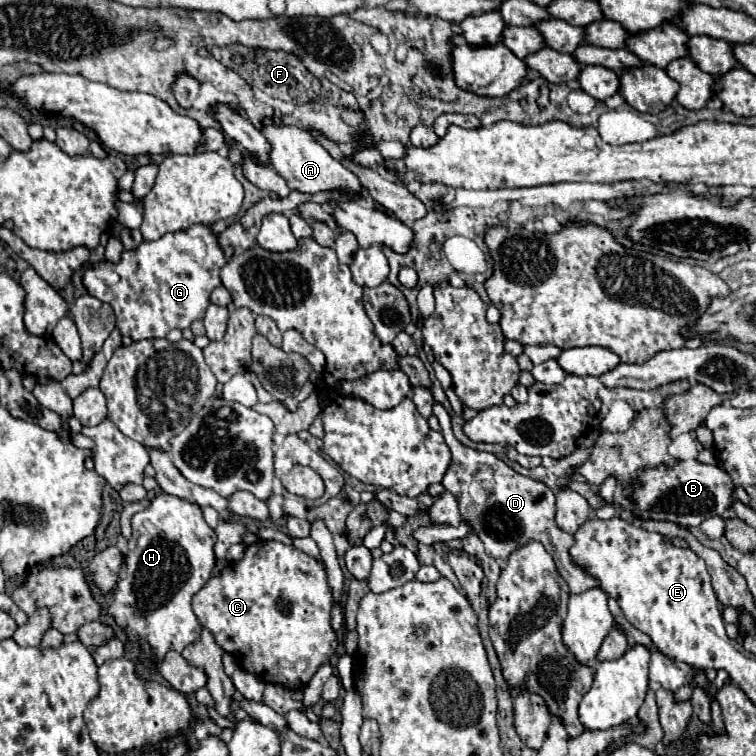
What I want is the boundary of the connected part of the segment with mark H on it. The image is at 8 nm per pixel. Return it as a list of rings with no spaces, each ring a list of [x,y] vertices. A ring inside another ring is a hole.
[[[168,493],[156,495],[150,501],[148,509],[138,511],[132,517],[132,537],[128,541],[128,551],[122,557],[124,575],[118,579],[116,589],[110,593],[112,601],[108,605],[108,615],[126,633],[128,643],[140,643],[150,649],[150,653],[142,659],[142,663],[148,669],[160,665],[168,649],[176,649],[180,653],[186,645],[190,645],[192,641],[196,641],[196,637],[200,637],[202,627],[190,605],[192,605],[194,593],[200,591],[206,585],[206,581],[212,577],[212,567],[216,561],[214,541],[216,541],[216,535],[204,521],[200,505],[192,505],[190,501],[172,497]]]

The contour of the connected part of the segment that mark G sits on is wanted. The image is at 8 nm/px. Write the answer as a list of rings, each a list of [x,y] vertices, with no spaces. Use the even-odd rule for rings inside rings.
[[[192,225],[186,231],[168,233],[156,241],[143,241],[136,251],[122,253],[122,261],[112,265],[108,261],[98,263],[96,267],[84,273],[84,285],[90,295],[100,301],[106,301],[116,311],[116,327],[122,335],[132,339],[152,339],[166,337],[170,329],[186,329],[192,321],[202,319],[206,307],[210,305],[210,293],[220,285],[220,269],[226,265],[226,257],[218,247],[216,235],[212,235],[206,225]]]

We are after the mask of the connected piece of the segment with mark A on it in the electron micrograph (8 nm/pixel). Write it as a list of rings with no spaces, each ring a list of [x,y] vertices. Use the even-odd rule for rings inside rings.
[[[264,117],[262,119],[262,133],[268,137],[268,143],[272,145],[272,153],[270,153],[270,163],[272,167],[286,179],[290,189],[298,189],[304,193],[316,193],[316,191],[324,191],[324,189],[336,189],[342,187],[348,193],[352,191],[360,191],[360,181],[358,177],[348,171],[340,161],[332,159],[330,153],[314,141],[314,137],[296,127],[296,125],[284,125],[284,123],[274,123],[272,117]]]

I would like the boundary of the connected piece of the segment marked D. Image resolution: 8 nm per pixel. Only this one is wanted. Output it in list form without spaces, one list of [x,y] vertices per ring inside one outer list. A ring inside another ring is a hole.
[[[434,403],[434,415],[438,417],[446,445],[452,451],[452,465],[446,477],[442,479],[442,485],[456,497],[462,519],[472,523],[472,529],[484,543],[486,553],[492,555],[494,559],[508,559],[510,551],[518,547],[518,543],[524,543],[524,539],[538,539],[552,555],[556,569],[568,583],[570,595],[582,593],[584,589],[600,587],[596,577],[588,577],[588,573],[584,573],[580,565],[572,565],[572,557],[568,557],[568,545],[572,545],[572,533],[564,533],[556,525],[554,519],[556,507],[552,489],[546,483],[532,481],[516,473],[496,455],[464,447],[460,441],[456,441],[450,429],[450,415],[440,403]],[[474,477],[480,477],[480,481],[478,479],[474,481]]]

